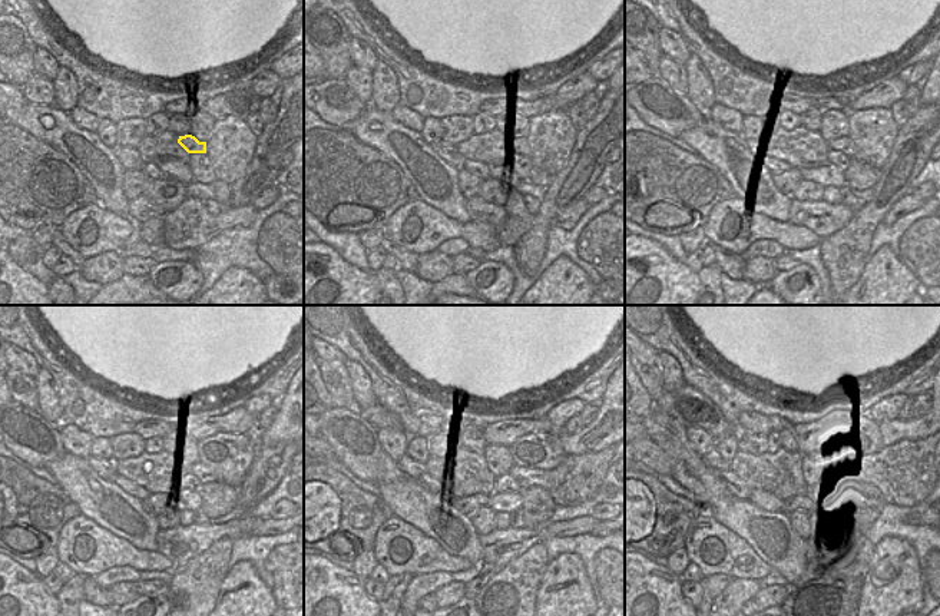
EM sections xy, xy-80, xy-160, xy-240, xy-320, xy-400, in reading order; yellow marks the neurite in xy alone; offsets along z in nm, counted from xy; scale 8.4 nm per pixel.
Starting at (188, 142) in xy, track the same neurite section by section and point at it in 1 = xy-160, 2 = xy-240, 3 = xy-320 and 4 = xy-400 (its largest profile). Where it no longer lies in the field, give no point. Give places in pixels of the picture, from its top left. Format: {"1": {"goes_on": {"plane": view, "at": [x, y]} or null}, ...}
{"1": {"goes_on": {"plane": "xy-160", "at": [843, 145]}}, "2": {"goes_on": {"plane": "xy-240", "at": [202, 473]}}, "3": {"goes_on": {"plane": "xy-320", "at": [578, 479]}}, "4": {"goes_on": {"plane": "xy-400", "at": [904, 474]}}}

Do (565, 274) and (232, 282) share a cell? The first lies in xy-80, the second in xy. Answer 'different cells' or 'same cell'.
same cell

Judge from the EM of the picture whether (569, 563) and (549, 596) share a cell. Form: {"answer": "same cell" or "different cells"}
{"answer": "same cell"}

